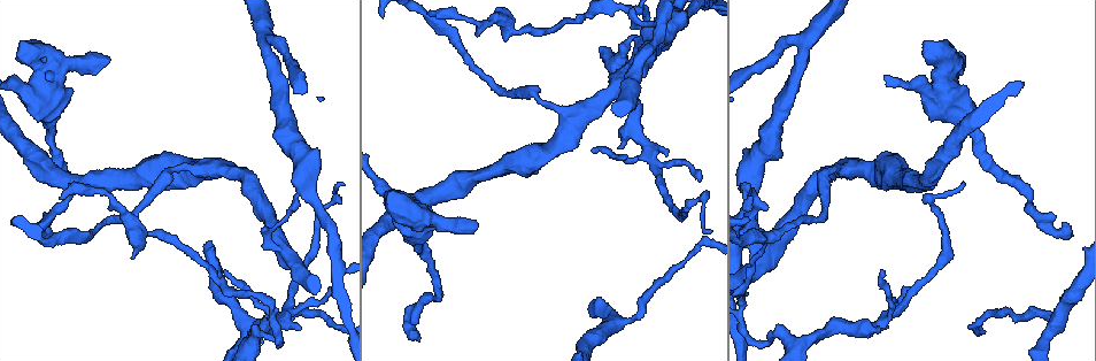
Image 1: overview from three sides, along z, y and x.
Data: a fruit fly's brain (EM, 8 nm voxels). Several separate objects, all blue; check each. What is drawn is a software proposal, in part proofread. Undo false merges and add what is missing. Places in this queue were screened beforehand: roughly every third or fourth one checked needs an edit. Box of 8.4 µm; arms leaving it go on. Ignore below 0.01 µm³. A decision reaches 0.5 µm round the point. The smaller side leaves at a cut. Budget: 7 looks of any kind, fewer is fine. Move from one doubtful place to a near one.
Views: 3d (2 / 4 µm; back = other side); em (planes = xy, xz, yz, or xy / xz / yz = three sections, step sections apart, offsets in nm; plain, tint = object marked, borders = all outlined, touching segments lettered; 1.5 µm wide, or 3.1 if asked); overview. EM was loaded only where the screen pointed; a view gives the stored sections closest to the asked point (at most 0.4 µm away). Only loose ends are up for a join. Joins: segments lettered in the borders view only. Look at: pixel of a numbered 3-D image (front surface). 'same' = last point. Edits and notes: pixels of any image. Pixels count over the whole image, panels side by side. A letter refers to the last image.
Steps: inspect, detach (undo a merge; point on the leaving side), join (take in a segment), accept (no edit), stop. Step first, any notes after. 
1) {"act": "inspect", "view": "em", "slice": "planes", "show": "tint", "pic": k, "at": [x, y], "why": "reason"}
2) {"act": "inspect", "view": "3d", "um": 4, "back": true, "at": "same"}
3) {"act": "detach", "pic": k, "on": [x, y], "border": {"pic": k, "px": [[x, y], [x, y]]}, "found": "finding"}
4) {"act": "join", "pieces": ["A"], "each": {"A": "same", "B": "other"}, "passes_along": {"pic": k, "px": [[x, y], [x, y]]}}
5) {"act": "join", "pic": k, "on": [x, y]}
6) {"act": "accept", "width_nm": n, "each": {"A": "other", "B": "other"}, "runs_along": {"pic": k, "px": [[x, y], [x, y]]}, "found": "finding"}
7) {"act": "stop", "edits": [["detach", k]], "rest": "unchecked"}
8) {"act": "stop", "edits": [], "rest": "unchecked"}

{"act": "inspect", "view": "em", "slice": "planes", "show": "borders", "pic": 1, "at": [803, 43]}

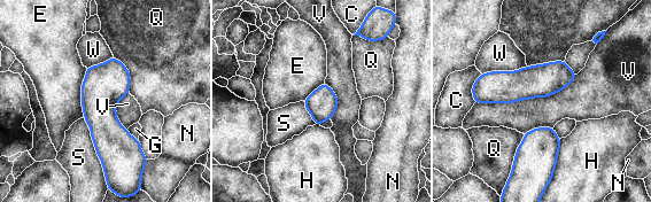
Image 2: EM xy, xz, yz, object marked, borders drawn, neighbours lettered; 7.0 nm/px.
{"act": "accept", "width_nm": 80, "each": {"C": "other", "E": "other", "G": "other", "H": "other", "N": "other", "Q": "other", "S": "other", "V": "other", "W": "other"}, "border": {"pic": 2, "px": [[86, 68], [82, 84], [83, 117]]}, "found": "continuous, no second neuron"}

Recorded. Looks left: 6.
{"act": "inspect", "view": "3d", "um": 2, "pic": 1, "at": [51, 232], "why": "free end"}

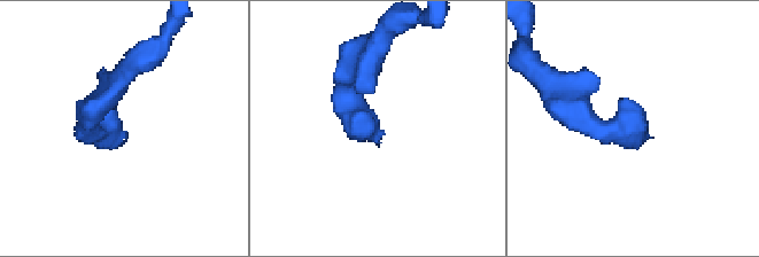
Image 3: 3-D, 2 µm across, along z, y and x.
{"act": "inspect", "view": "em", "slice": "planes", "show": "borders", "pic": 3, "at": [645, 140]}

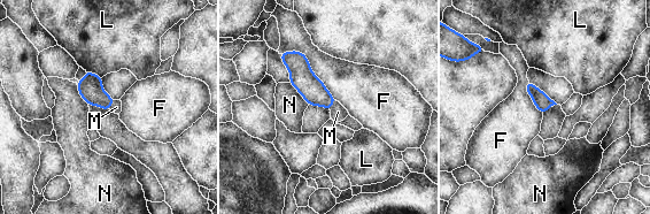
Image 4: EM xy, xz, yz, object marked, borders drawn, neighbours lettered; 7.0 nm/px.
{"act": "join", "pieces": ["M"], "each": {"F": "other", "L": "other", "M": "same", "N": "other"}, "found": "the neuron continues"}

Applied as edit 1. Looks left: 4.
{"act": "inspect", "view": "em", "slice": "xy", "step": 4, "show": "tint", "pic": 1, "at": [280, 317], "why": "four arms meet"}

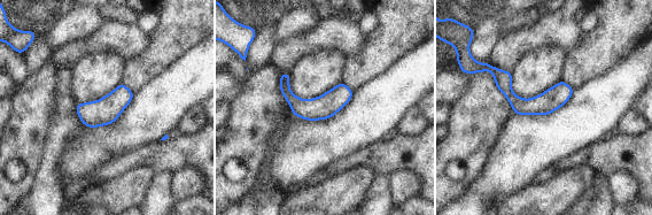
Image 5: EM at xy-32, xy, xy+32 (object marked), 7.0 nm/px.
{"act": "inspect", "view": "em", "slice": "planes", "show": "tint", "at": "same", "why": "another direction"}

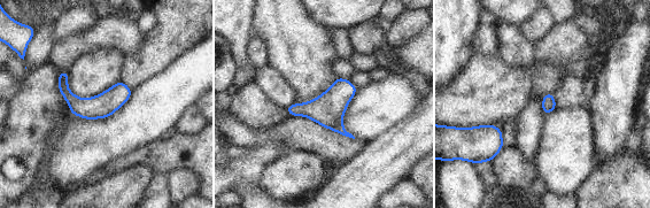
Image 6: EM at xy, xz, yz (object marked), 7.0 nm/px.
{"act": "inspect", "view": "em", "slice": "planes", "show": "borders", "at": "same"}

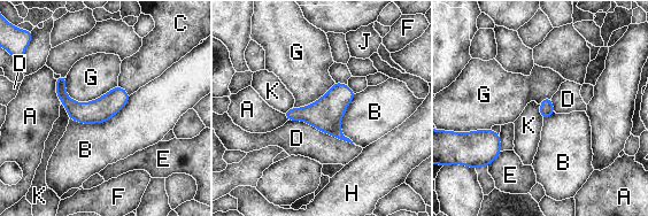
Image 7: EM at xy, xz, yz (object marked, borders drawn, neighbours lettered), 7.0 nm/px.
{"act": "accept", "width_nm": 170, "longest_contact_nm": ["D", 480], "each": {"A": "other", "B": "other", "C": "other", "D": "other", "E": "other", "F": "other", "G": "other", "H": "other", "J": "other", "K": "other"}, "found": "one neuron here"}

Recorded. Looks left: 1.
{"act": "stop", "edits": [["join", 4]], "rest": "unchecked"}

